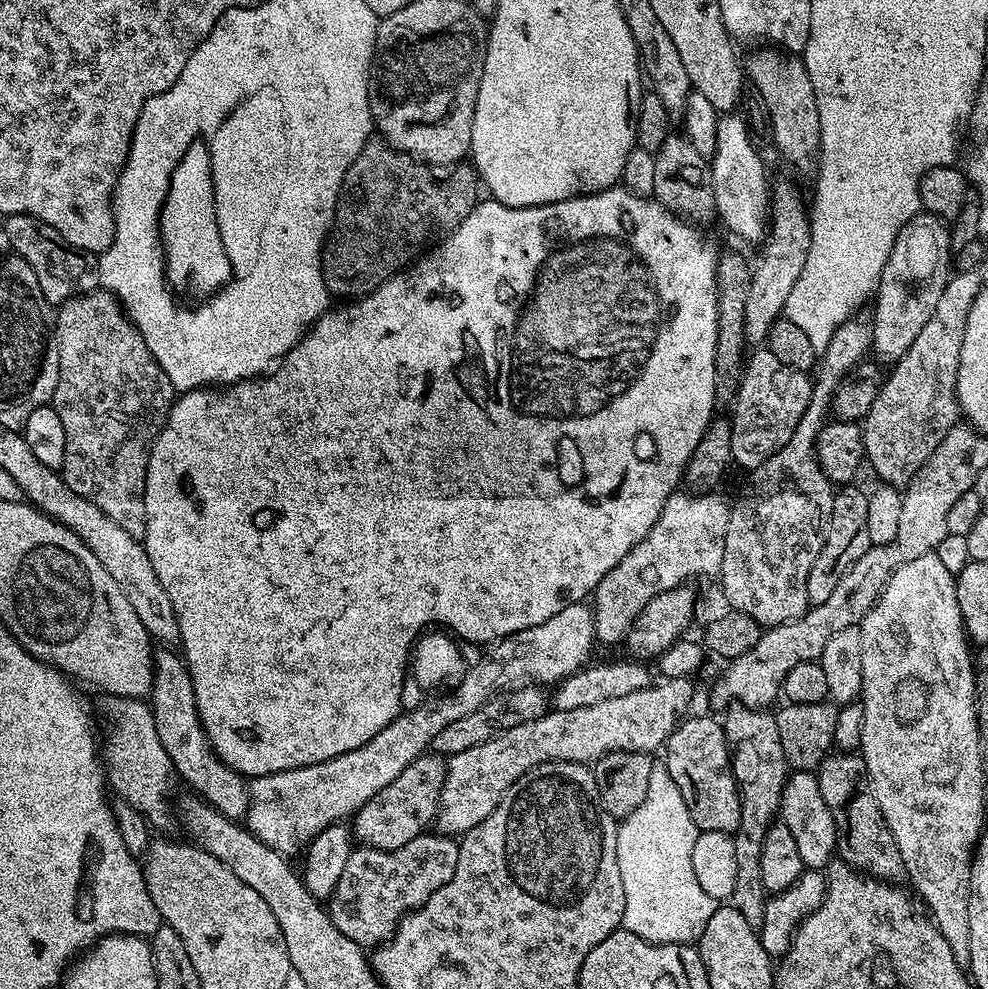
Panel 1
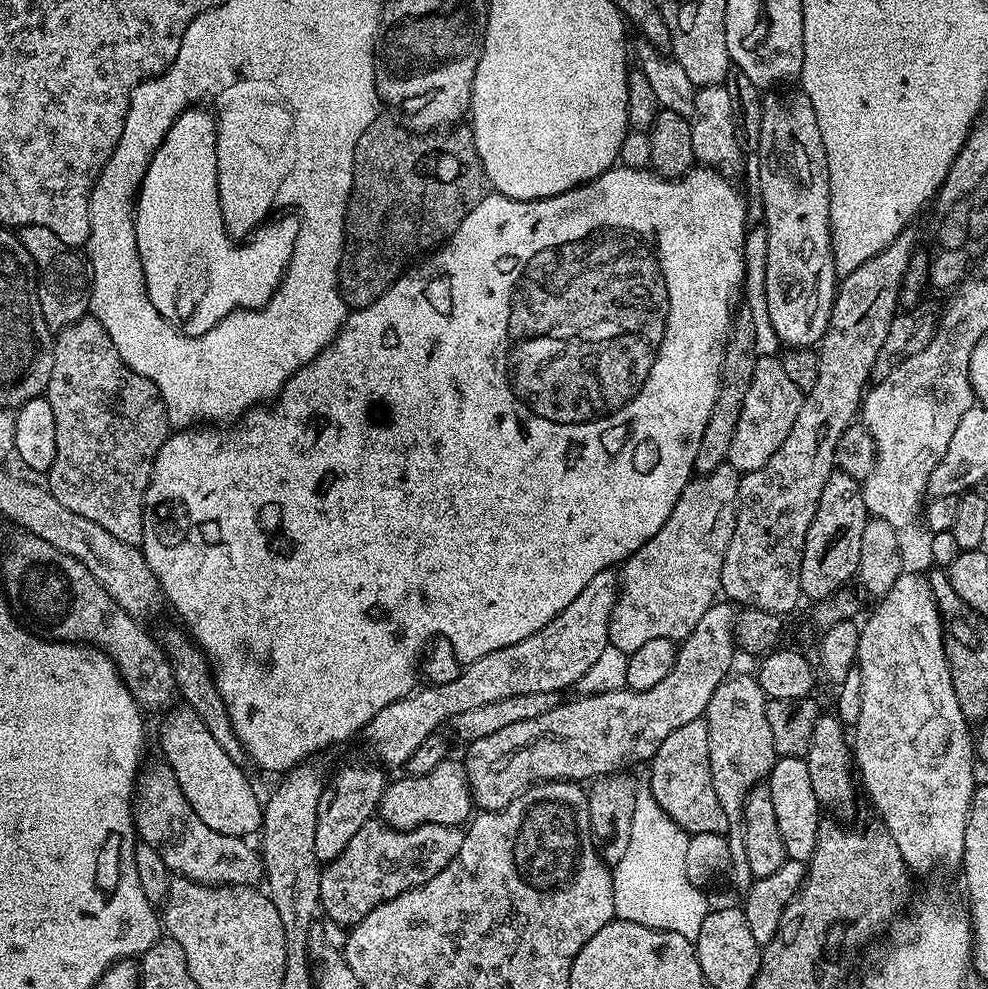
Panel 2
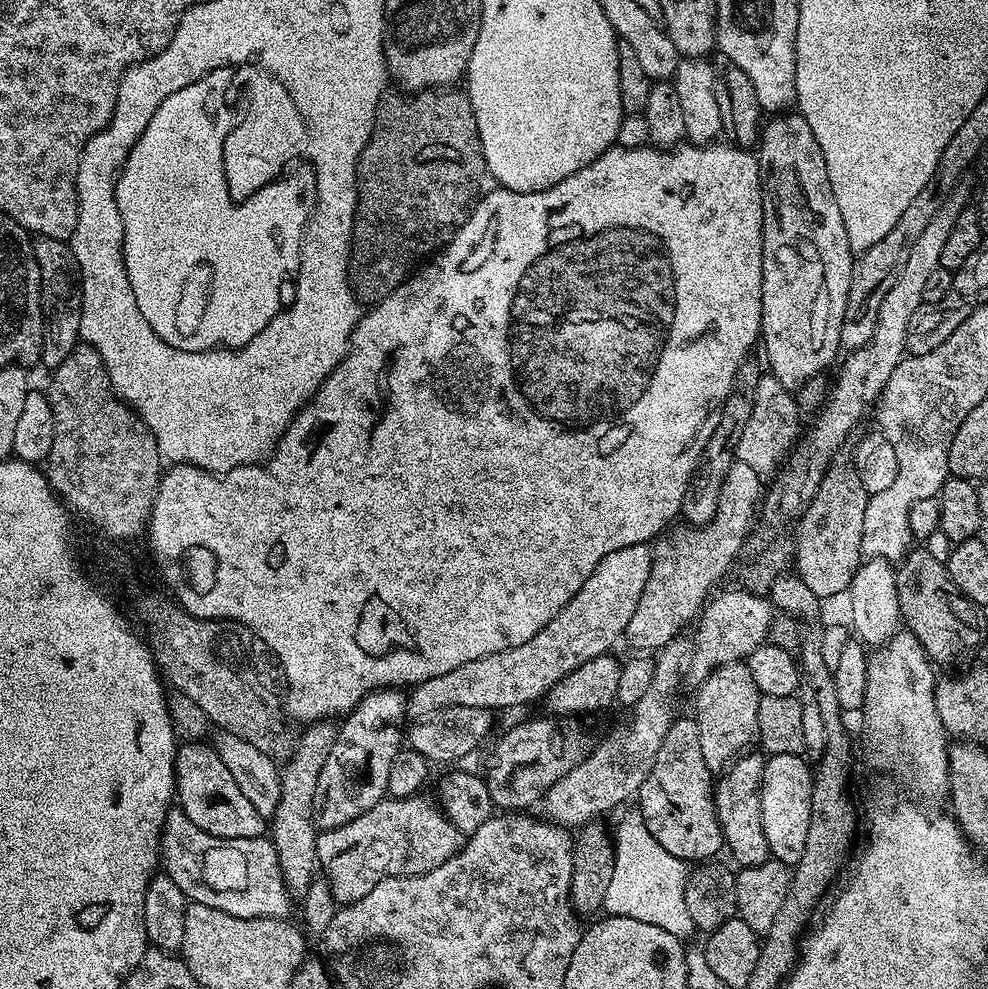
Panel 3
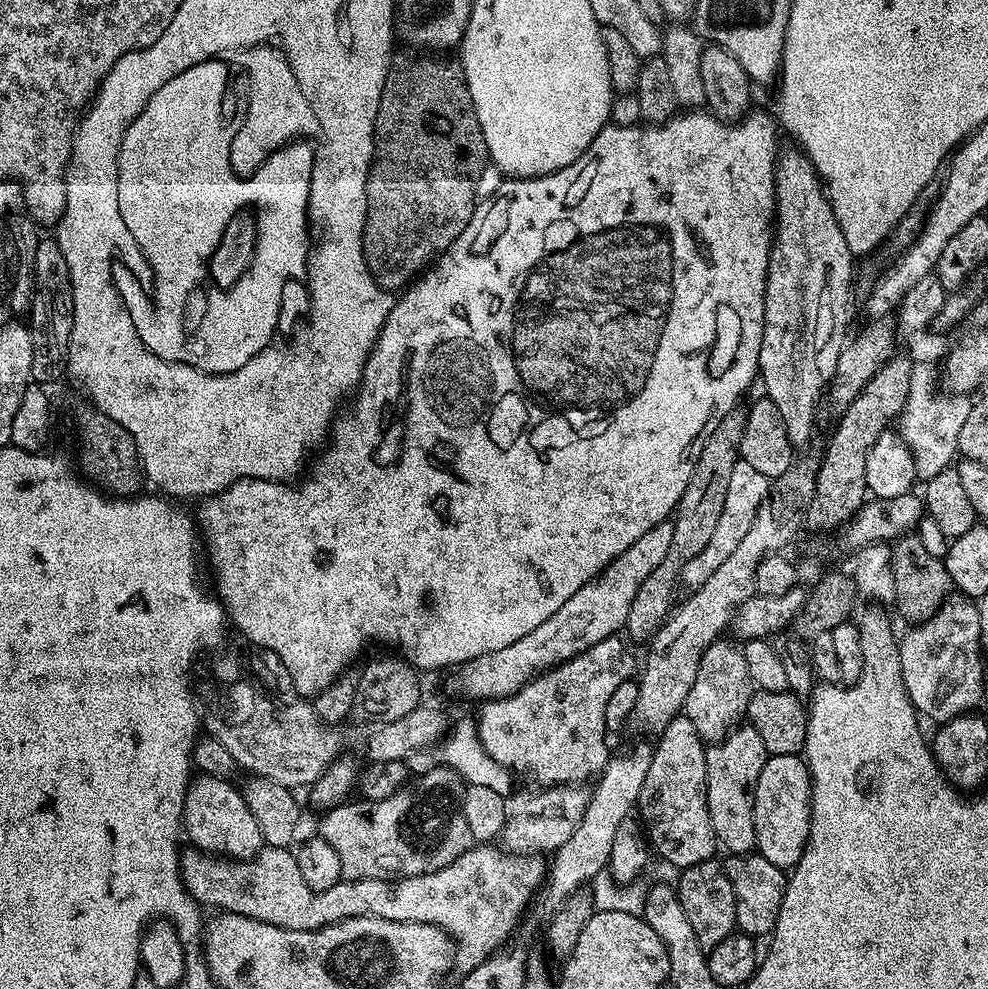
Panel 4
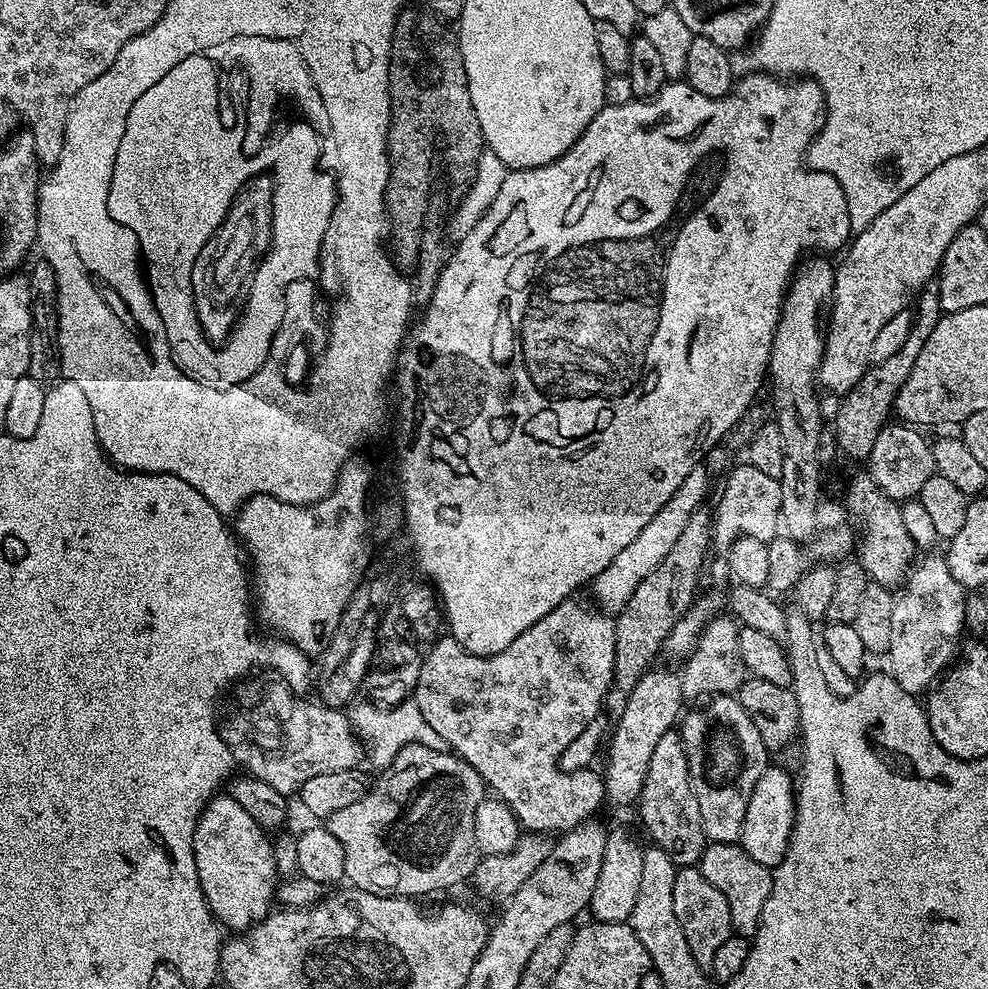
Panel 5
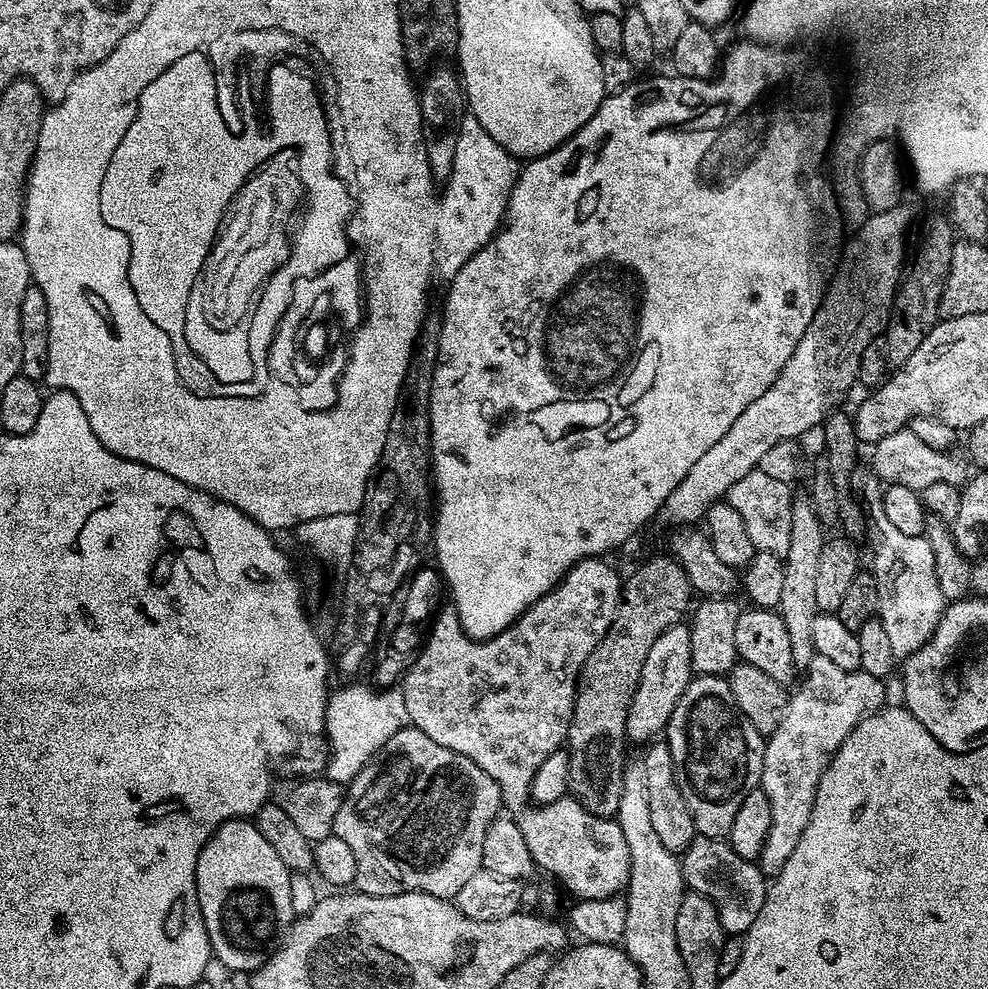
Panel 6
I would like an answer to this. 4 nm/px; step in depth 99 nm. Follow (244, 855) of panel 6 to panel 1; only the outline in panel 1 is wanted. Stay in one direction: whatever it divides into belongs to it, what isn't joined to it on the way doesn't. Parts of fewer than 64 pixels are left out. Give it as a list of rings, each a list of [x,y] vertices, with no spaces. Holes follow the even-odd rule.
[[[157,651],[152,662],[150,707],[154,714],[154,726],[158,726],[158,739],[162,742],[162,750],[170,754],[175,775],[179,779],[181,776],[192,787],[189,789],[195,795],[228,820],[239,821],[248,815],[248,784],[240,773],[233,768],[227,768],[208,745],[194,702],[194,688],[188,674],[188,666],[183,659],[170,652],[172,651]]]

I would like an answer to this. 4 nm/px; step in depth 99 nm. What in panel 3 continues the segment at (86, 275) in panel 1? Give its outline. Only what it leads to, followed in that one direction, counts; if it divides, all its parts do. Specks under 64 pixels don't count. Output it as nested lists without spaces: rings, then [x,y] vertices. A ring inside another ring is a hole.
[[[36,236],[32,241],[32,249],[40,271],[40,309],[44,315],[45,326],[39,363],[45,364],[48,370],[55,370],[58,366],[62,366],[62,362],[66,362],[66,358],[77,348],[80,340],[80,311],[82,310],[80,267],[76,264],[76,256],[71,247],[65,241],[55,240],[49,236]]]

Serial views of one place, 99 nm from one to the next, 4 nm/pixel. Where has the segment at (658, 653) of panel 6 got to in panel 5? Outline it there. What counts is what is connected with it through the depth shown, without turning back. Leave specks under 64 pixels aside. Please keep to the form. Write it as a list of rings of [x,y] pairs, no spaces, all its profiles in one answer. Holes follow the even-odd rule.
[[[659,666],[644,673],[644,677],[627,693],[624,709],[614,720],[608,750],[608,769],[603,769],[604,790],[609,801],[616,804],[635,805],[640,799],[640,791],[646,782],[646,770],[650,770],[650,758],[654,746],[662,739],[662,734],[673,731],[685,703],[684,691],[680,689],[680,677],[674,671],[667,672]]]

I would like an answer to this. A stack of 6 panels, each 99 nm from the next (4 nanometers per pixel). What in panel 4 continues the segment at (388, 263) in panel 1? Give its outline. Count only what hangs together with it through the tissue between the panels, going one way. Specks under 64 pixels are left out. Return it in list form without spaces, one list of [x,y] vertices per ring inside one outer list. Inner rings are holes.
[[[400,56],[392,76],[386,74],[388,92],[384,92],[384,104],[380,104],[380,128],[376,128],[375,150],[372,152],[372,165],[368,167],[366,182],[366,214],[362,218],[362,255],[372,280],[386,292],[395,293],[413,283],[454,241],[470,222],[478,203],[480,179],[485,168],[489,167],[490,157],[474,102],[470,98],[470,86],[466,82],[463,64],[444,64],[444,60],[419,60],[418,56]]]

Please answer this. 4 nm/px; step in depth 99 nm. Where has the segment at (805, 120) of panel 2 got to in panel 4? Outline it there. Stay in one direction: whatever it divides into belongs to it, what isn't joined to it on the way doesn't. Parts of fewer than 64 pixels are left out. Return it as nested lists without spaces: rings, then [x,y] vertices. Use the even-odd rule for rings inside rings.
[[[781,151],[776,161],[774,239],[766,274],[758,376],[761,381],[764,379],[767,399],[772,400],[774,406],[778,406],[778,414],[782,414],[782,422],[793,449],[800,450],[816,428],[816,403],[831,385],[838,370],[838,358],[846,343],[844,331],[848,328],[848,299],[852,296],[854,257],[850,246],[846,246],[846,238],[842,238],[838,218],[834,218],[832,203],[828,201],[828,193],[816,175],[816,168],[803,151],[795,151]]]

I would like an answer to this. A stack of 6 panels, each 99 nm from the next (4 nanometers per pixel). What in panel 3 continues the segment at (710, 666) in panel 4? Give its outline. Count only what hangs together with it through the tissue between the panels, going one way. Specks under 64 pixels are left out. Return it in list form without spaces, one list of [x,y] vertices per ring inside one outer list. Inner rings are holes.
[[[747,663],[724,664],[714,669],[696,691],[696,712],[694,719],[698,726],[698,742],[702,745],[702,758],[706,766],[714,774],[719,774],[736,759],[737,756],[749,751],[758,740],[758,702],[760,691],[754,686],[754,677],[750,675]]]

